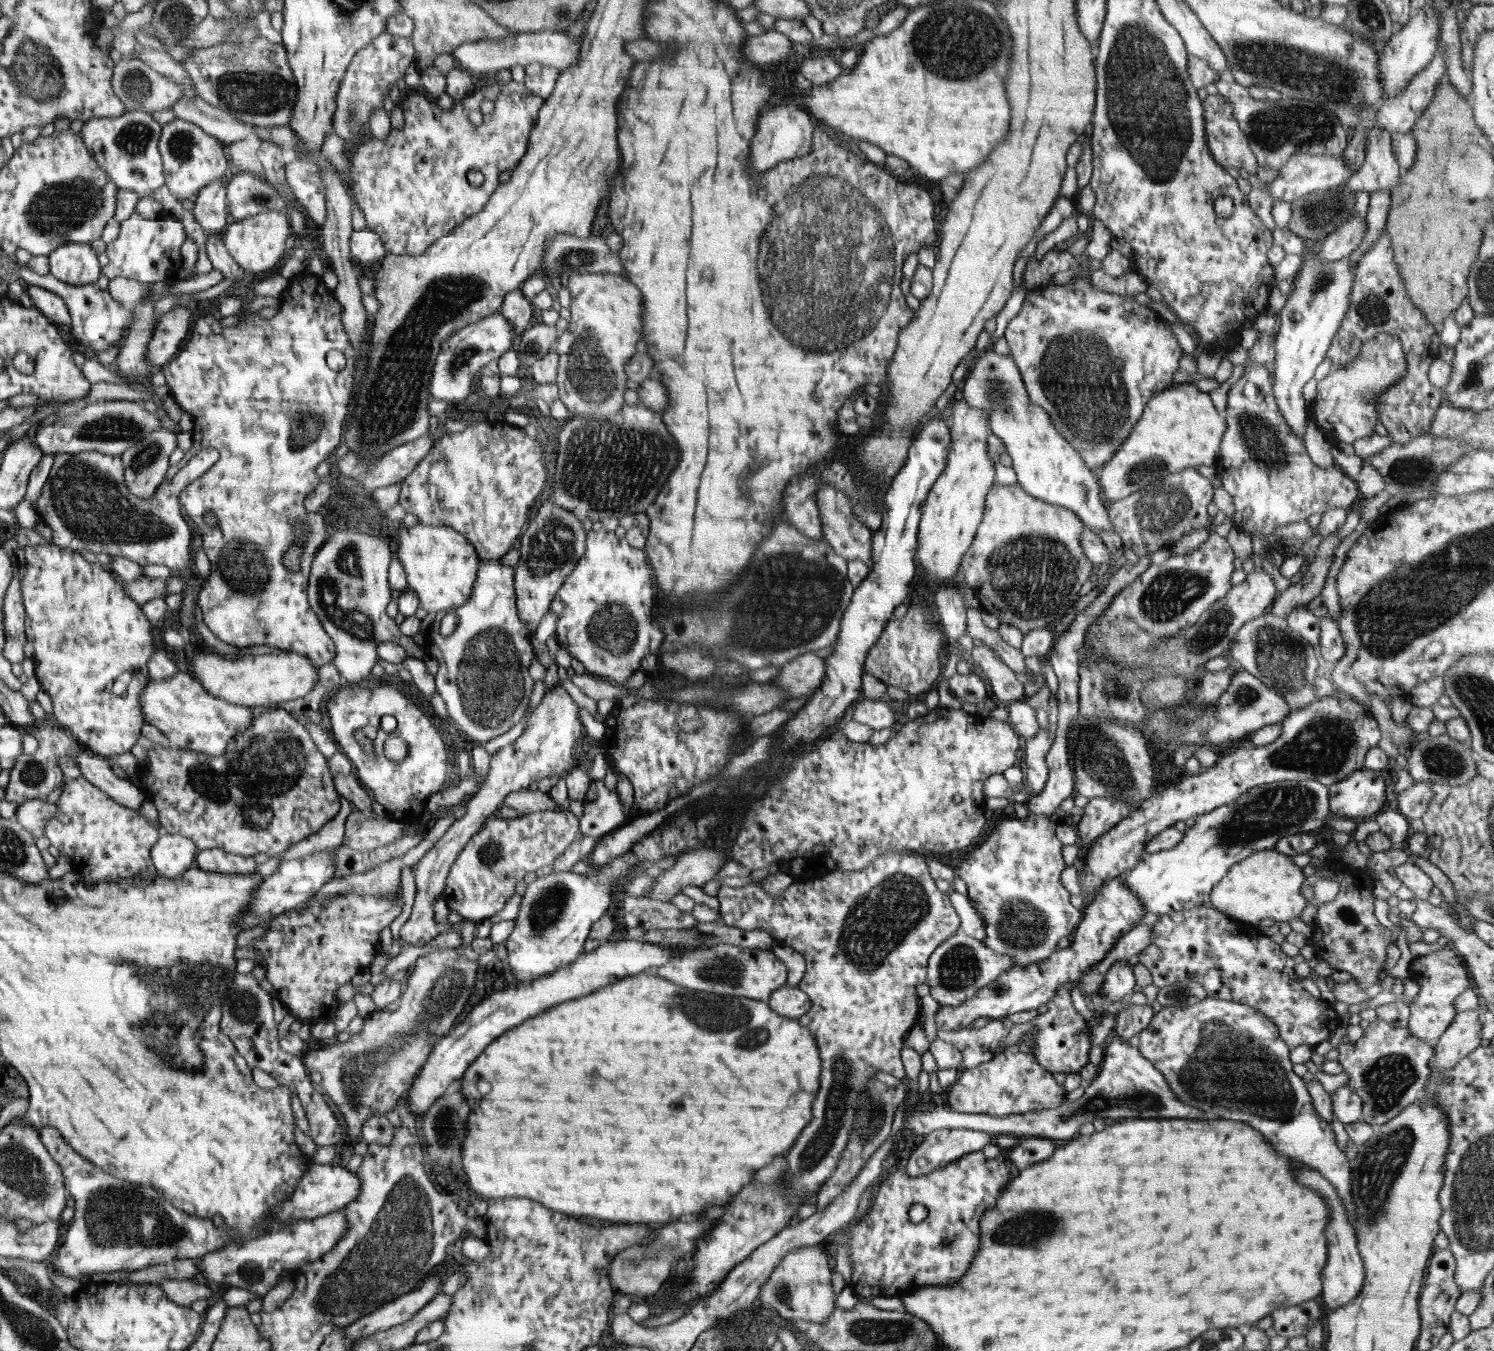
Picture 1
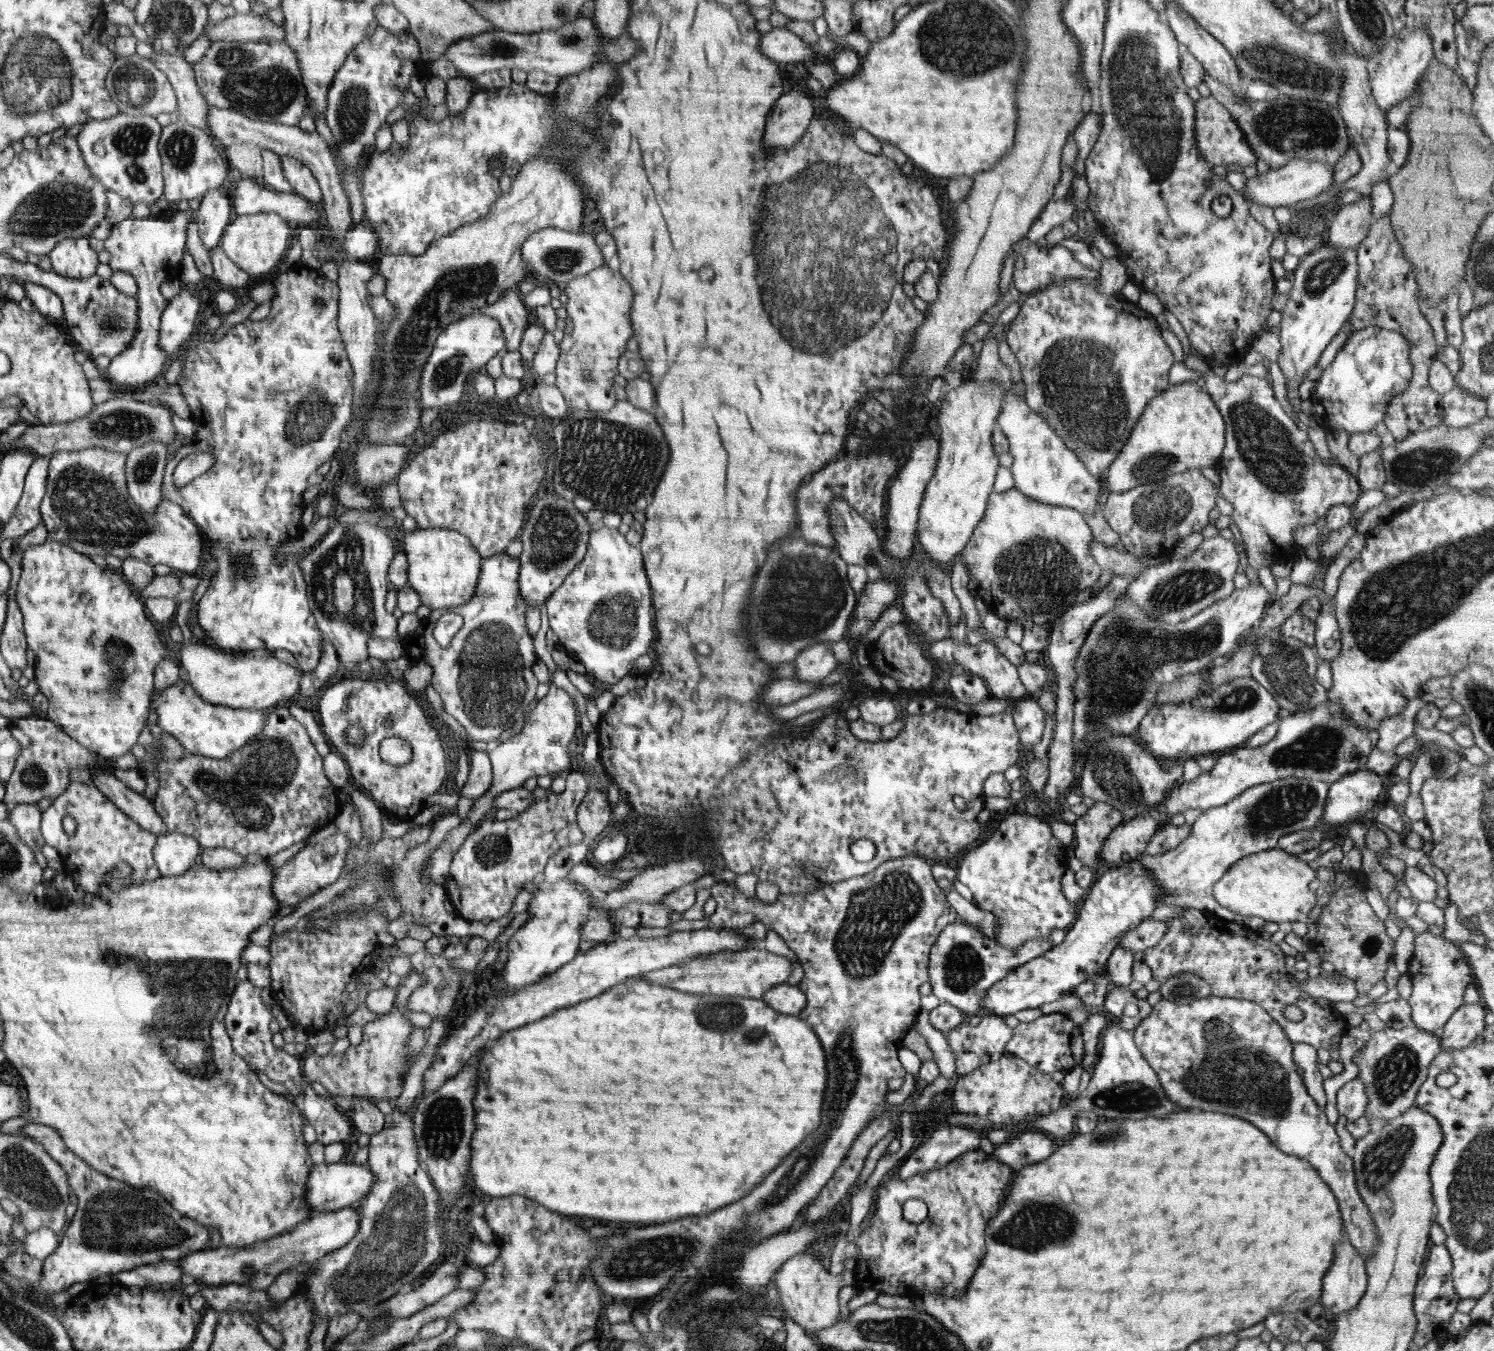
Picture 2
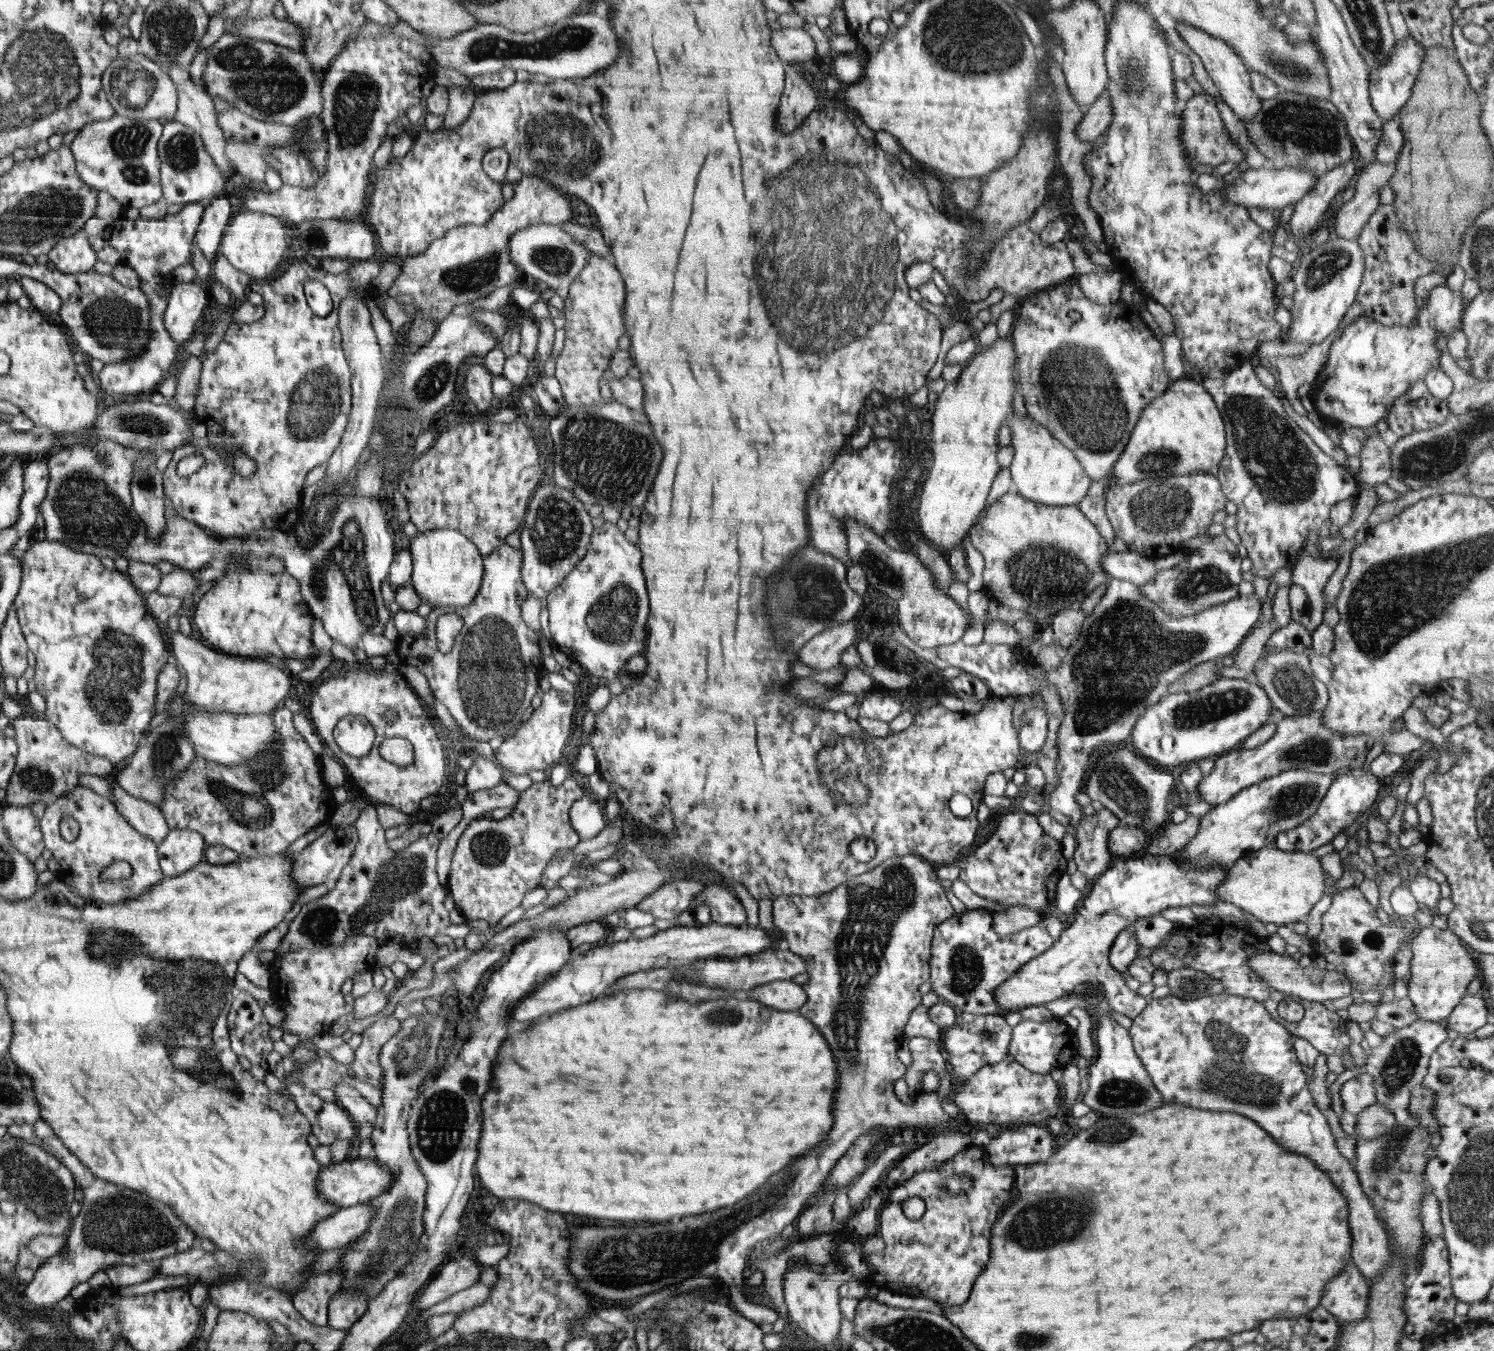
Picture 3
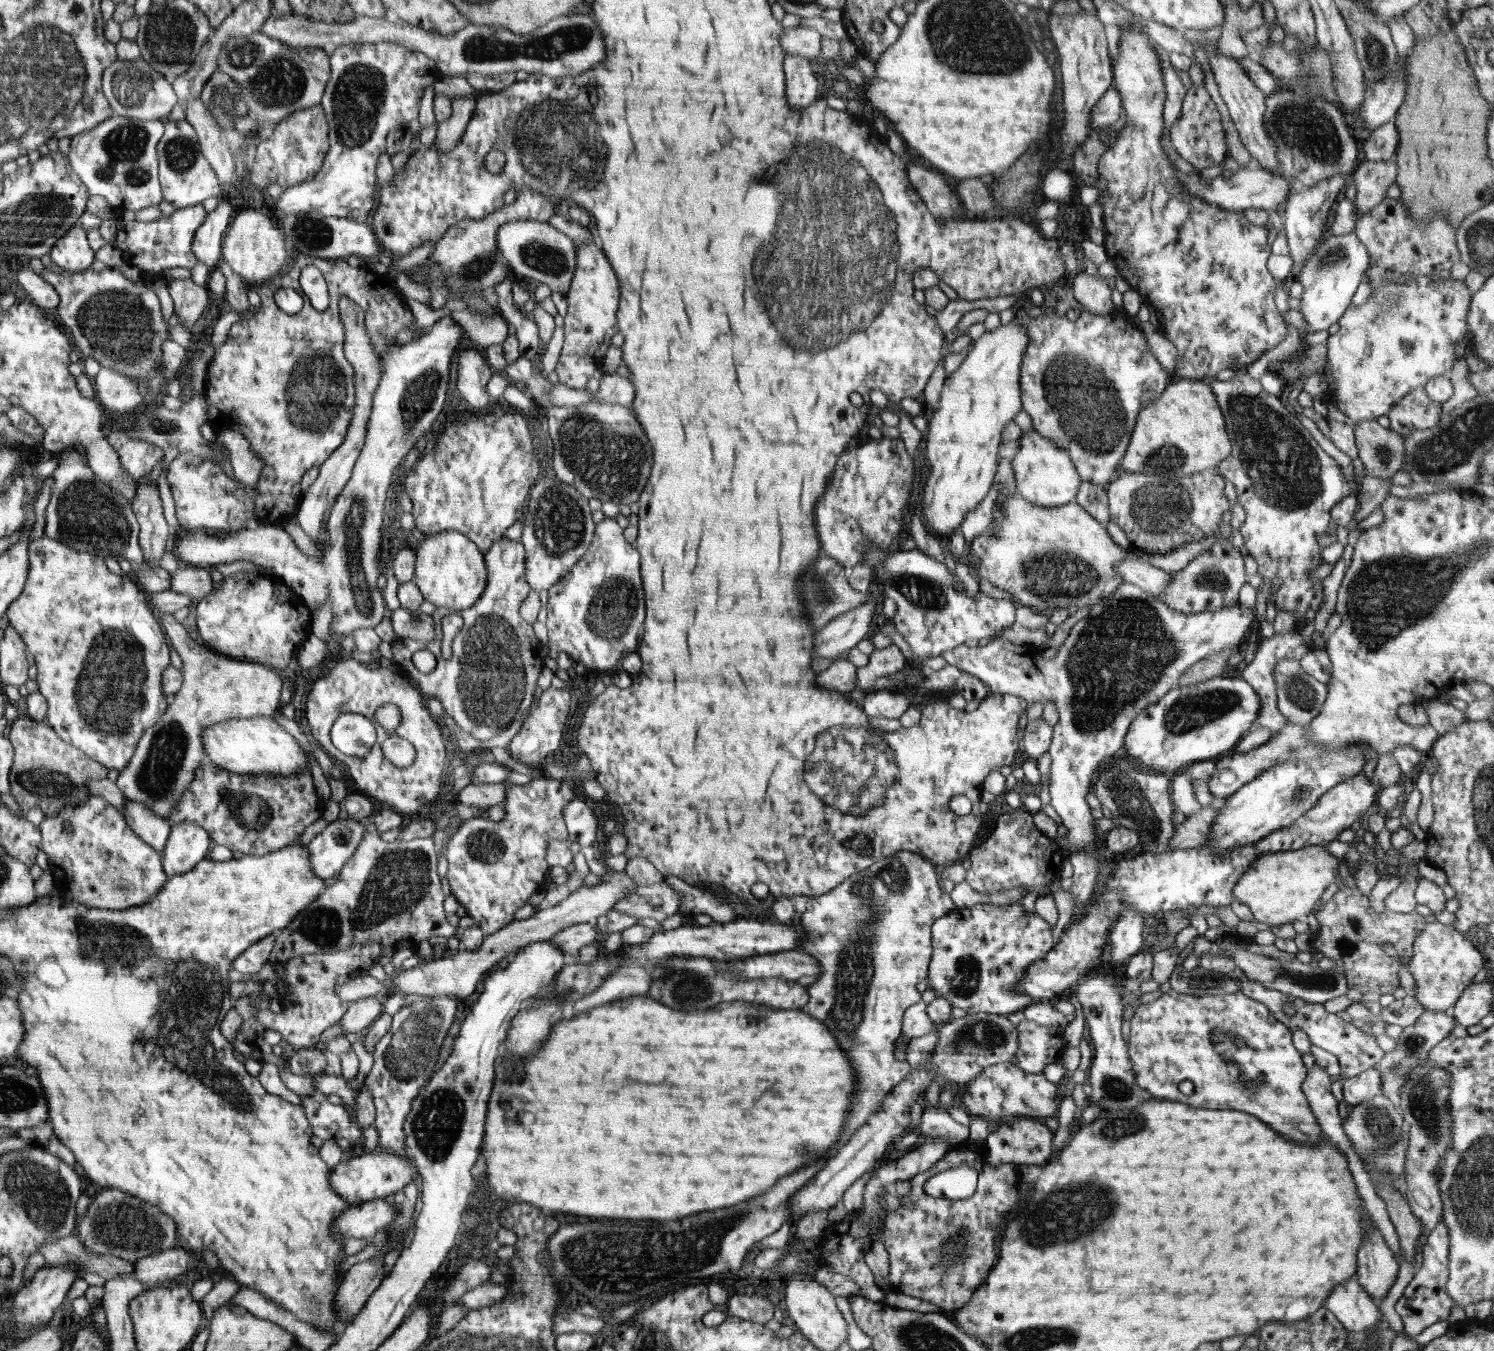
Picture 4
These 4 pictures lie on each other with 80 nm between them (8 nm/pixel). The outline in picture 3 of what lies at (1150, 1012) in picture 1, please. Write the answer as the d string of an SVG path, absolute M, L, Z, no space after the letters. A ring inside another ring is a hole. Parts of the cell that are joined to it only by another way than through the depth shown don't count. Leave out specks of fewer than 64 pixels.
M1147 853L1133 858L1113 858L1108 871L1100 875L1079 902L1076 914L1065 926L1060 938L996 989L998 1008L1007 1013L1019 1012L1074 993L1087 981L1097 981L1102 984L1102 994L1110 1008L1134 1021L1138 1014L1146 1010L1149 998L1131 990L1122 975L1109 963L1109 950L1119 932L1126 926L1134 925L1138 918L1160 915L1166 908L1206 905L1223 900L1217 888L1226 879L1224 870L1198 870L1192 864L1176 862L1176 859L1171 855Z

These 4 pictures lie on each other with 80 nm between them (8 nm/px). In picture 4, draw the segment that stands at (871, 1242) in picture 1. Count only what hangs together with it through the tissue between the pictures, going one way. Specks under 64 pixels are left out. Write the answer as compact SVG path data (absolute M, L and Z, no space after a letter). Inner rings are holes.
M966 1139L964 1142L955 1143L954 1146L928 1170L913 1176L910 1180L910 1194L900 1197L898 1209L886 1209L882 1222L882 1237L886 1251L889 1254L889 1283L893 1292L902 1293L912 1298L925 1300L939 1306L945 1312L958 1310L968 1304L974 1290L984 1282L988 1272L992 1270L998 1248L996 1238L1000 1236L1002 1226L1006 1224L1006 1218L1011 1216L1023 1201L1019 1193L1020 1172L1018 1165L1001 1164L993 1165L988 1160L988 1147L983 1142L974 1142ZM956 1167L972 1167L978 1171L977 1189L972 1196L964 1201L952 1201L944 1198L934 1198L926 1194L924 1183L939 1172ZM952 1246L960 1248L960 1256L954 1256Z

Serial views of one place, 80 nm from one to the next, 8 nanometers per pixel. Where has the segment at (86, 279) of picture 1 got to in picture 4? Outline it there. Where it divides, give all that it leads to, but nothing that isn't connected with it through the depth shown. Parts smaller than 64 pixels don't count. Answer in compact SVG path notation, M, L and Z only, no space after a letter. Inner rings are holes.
M78 222L51 249L52 263L70 273L90 269L94 260L94 250L88 246L87 232Z

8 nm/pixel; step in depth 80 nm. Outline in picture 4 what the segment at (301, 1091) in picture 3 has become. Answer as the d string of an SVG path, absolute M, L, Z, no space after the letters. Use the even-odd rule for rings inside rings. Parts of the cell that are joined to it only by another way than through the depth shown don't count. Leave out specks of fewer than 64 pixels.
M304 1095L302 1105L314 1136L322 1140L347 1138L354 1142L363 1134L353 1113L344 1104L332 1104L327 1100L318 1102L312 1099L312 1095Z

